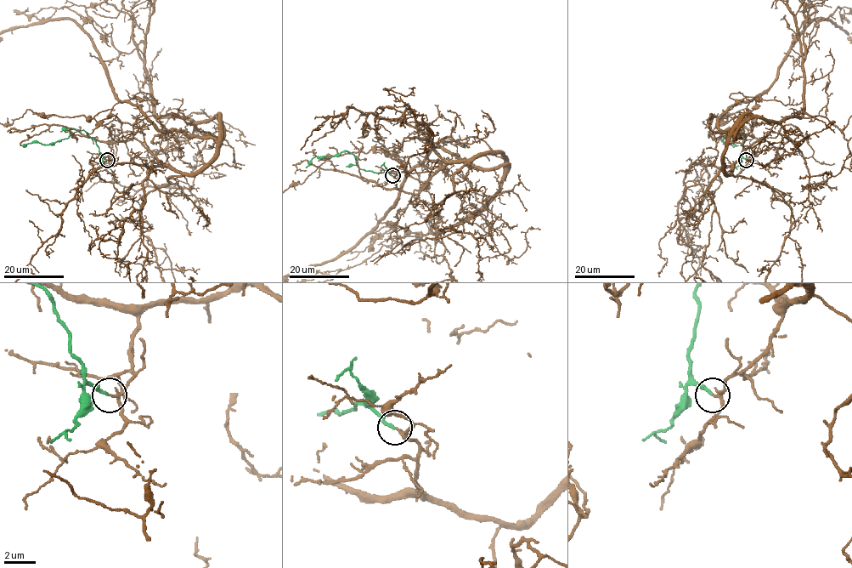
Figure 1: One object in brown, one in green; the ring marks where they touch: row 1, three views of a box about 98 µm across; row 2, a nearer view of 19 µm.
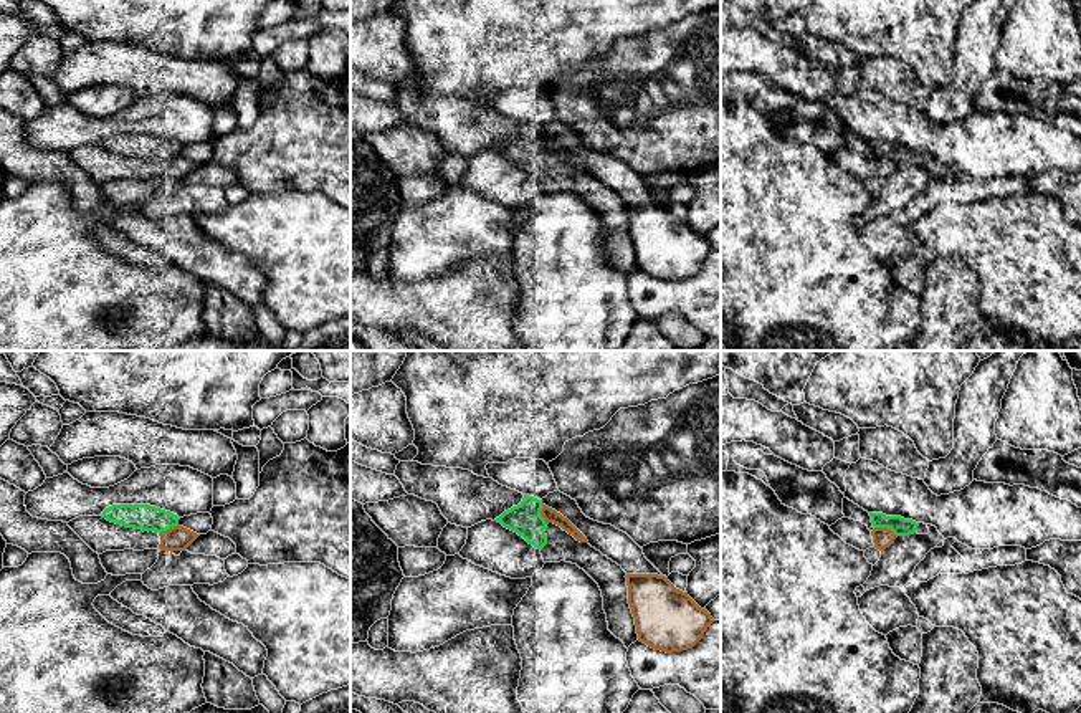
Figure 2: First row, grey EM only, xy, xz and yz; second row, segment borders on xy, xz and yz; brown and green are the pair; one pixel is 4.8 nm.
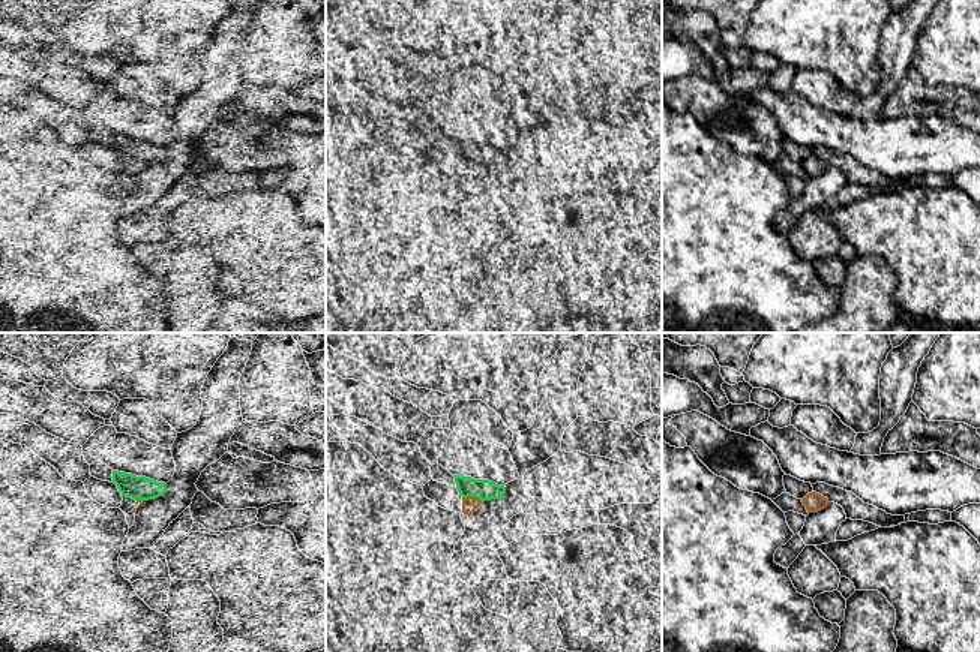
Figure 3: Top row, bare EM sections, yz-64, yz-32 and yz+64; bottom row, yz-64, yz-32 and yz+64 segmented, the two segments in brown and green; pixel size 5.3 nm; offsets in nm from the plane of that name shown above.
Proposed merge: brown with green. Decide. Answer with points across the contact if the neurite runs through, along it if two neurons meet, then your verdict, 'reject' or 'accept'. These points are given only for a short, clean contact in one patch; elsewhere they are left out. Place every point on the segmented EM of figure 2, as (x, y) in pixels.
reject

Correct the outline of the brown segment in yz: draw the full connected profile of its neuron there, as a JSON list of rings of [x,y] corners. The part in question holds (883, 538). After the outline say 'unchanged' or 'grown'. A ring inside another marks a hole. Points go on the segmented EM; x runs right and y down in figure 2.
[[[874,528],[871,531],[874,548],[879,549],[881,553],[889,548],[894,539],[898,538],[891,529],[888,528]]] | unchanged

